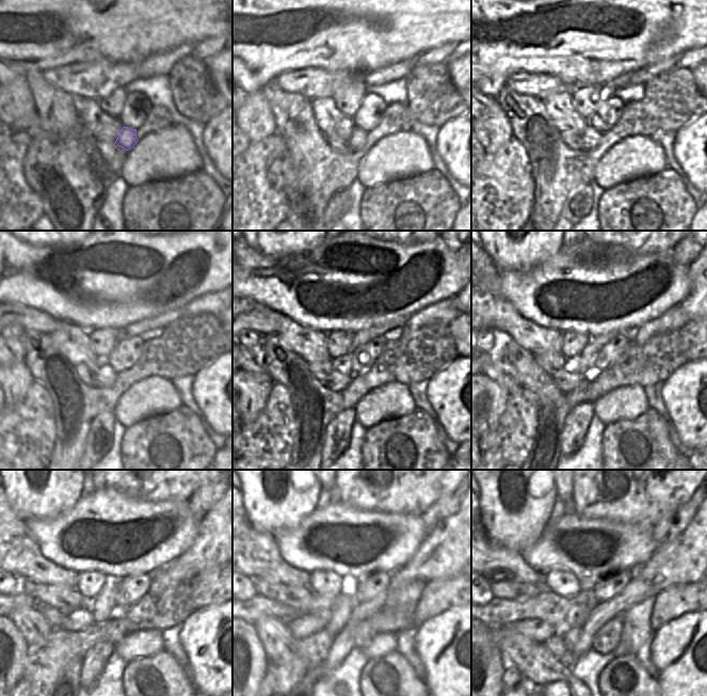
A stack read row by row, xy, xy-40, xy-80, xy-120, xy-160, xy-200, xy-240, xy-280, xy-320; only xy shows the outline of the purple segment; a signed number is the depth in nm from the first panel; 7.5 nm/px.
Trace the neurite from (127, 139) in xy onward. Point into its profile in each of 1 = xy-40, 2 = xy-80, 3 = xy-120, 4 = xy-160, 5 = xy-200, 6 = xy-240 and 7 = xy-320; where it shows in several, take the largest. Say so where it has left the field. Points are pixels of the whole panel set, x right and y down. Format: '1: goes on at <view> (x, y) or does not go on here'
1: goes on at xy-40 (358, 138)
2: goes on at xy-80 (591, 137)
3: goes on at xy-120 (106, 376)
4: goes on at xy-160 (339, 379)
5: goes on at xy-200 (565, 381)
6: goes on at xy-240 (81, 619)
7: goes on at xy-320 (537, 631)

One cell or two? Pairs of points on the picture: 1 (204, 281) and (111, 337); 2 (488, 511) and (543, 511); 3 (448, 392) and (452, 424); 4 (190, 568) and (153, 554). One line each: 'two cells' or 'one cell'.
1: two cells
2: one cell
3: one cell
4: two cells

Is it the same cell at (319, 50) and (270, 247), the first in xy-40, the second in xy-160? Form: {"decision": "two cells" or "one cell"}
{"decision": "two cells"}

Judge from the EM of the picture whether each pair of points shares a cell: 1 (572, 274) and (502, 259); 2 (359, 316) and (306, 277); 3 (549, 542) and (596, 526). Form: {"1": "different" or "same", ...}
{"1": "different", "2": "same", "3": "same"}

